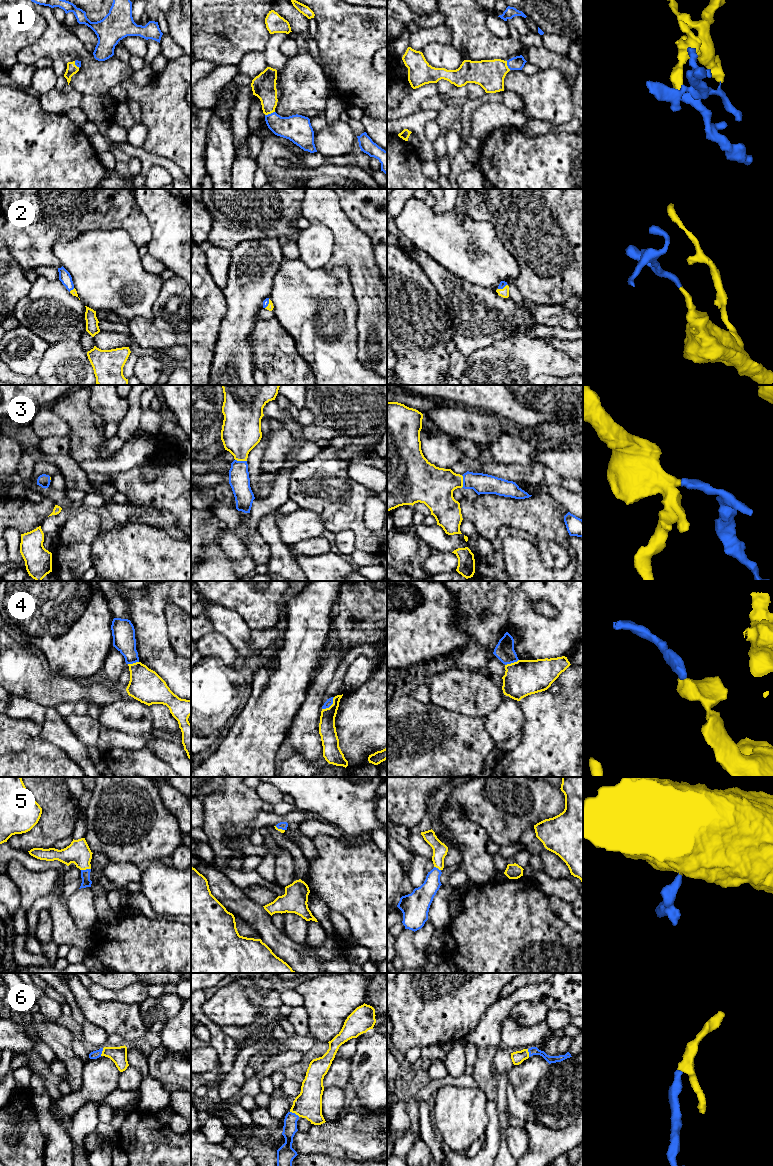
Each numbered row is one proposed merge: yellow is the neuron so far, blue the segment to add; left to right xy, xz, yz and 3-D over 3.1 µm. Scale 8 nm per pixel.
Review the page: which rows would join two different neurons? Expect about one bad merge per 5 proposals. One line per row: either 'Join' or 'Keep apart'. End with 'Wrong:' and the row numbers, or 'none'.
1: Join
2: Join
3: Join
4: Join
5: Join
6: Join
Wrong: none

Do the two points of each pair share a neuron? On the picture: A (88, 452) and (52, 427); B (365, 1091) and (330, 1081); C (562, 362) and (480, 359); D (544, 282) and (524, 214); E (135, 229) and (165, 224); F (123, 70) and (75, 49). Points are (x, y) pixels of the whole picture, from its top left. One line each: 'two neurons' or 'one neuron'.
A: two neurons
B: two neurons
C: one neuron
D: one neuron
E: two neurons
F: one neuron

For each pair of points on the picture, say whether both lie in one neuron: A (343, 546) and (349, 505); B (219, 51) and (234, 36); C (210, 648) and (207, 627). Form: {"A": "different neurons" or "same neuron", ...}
{"A": "different neurons", "B": "same neuron", "C": "different neurons"}

